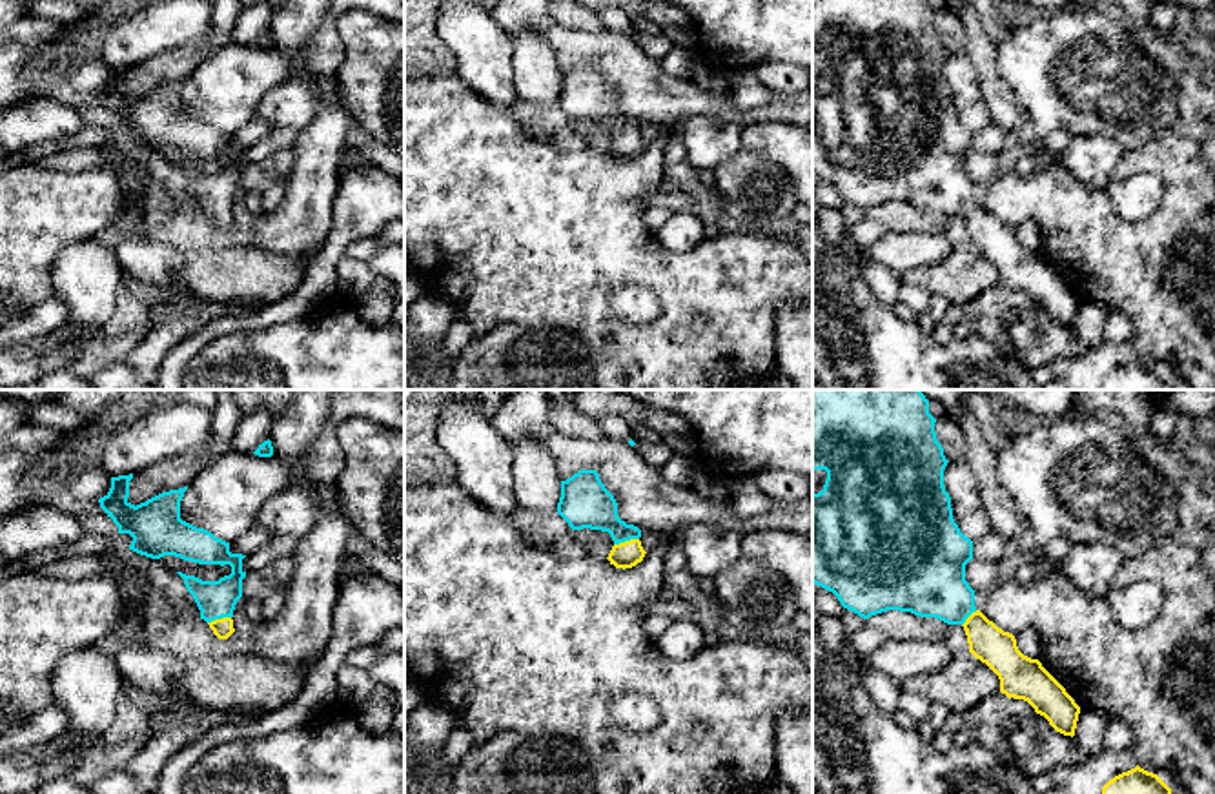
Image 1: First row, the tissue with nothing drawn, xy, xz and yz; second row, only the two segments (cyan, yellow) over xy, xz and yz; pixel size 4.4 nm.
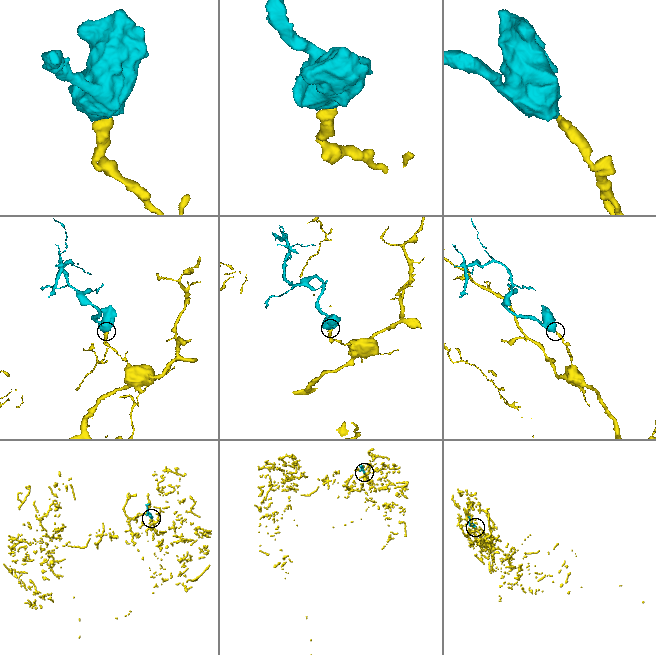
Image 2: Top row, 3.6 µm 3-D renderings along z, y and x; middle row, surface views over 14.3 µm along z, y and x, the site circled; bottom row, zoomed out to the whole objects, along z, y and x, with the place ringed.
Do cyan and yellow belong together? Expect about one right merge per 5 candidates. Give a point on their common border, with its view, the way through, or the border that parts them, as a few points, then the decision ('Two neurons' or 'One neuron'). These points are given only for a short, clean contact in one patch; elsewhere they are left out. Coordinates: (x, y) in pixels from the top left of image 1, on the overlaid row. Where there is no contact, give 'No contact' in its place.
Touches cyan at xz (625, 539). Path across: xz (585, 503), (594, 507), (625, 539), (627, 554). One neuron

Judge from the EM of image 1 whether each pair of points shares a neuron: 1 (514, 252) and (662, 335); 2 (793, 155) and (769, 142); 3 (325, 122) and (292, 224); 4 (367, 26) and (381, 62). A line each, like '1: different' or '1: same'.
1: same
2: same
3: same
4: same

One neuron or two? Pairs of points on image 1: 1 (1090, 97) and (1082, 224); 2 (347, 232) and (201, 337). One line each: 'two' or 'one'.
1: two
2: one

